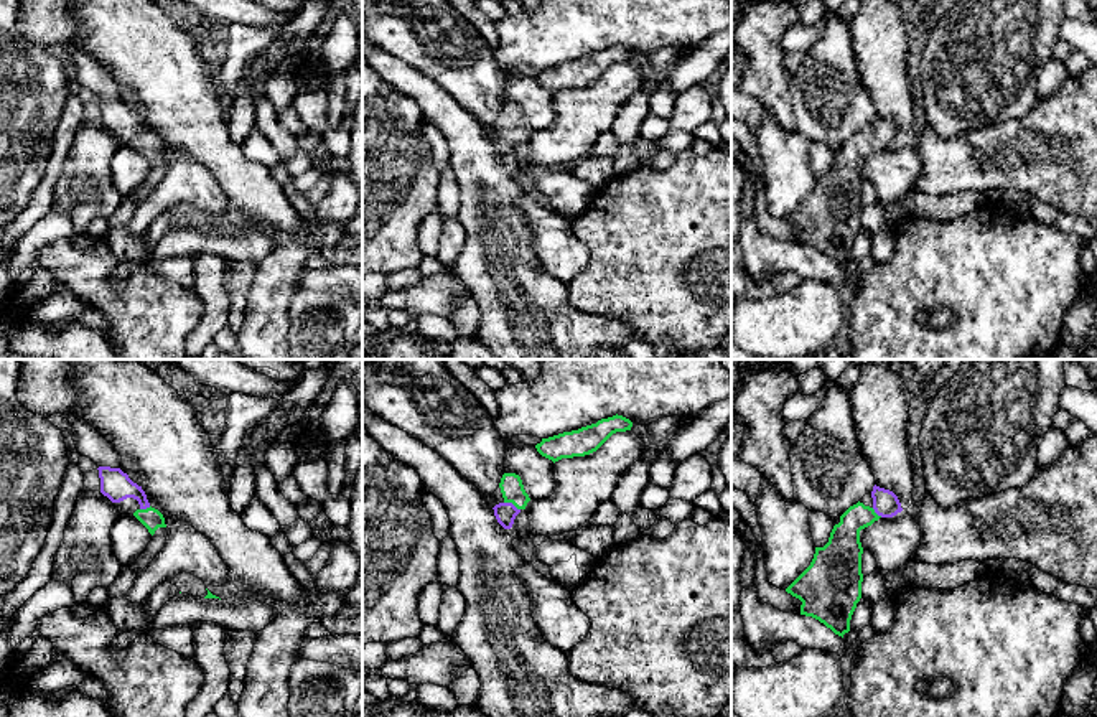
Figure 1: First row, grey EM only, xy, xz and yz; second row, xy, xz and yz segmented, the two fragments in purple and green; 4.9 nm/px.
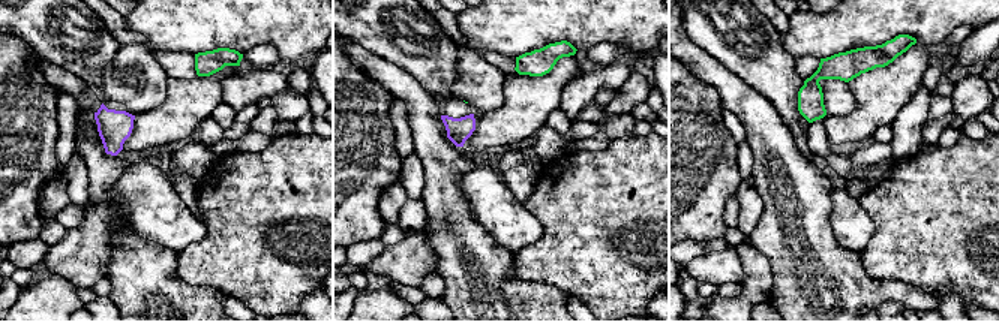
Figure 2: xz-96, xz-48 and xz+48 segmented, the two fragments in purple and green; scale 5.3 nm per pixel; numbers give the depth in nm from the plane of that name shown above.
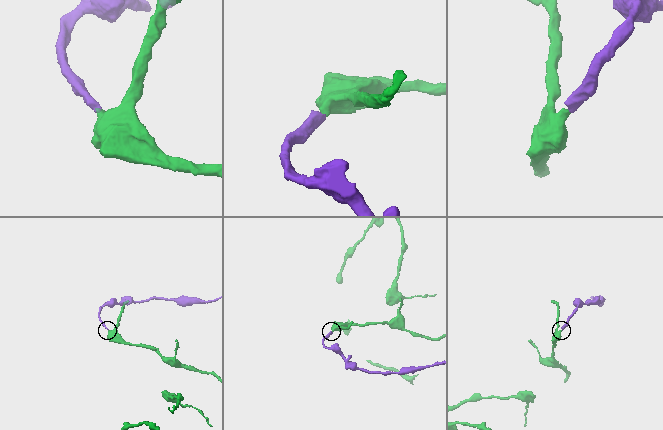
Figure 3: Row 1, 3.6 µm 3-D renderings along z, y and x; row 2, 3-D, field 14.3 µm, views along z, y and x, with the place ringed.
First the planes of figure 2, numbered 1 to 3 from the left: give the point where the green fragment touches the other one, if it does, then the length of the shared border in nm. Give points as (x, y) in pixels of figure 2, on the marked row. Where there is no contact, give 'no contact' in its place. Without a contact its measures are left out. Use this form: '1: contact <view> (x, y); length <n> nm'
1: no contact
2: no contact
3: no contact

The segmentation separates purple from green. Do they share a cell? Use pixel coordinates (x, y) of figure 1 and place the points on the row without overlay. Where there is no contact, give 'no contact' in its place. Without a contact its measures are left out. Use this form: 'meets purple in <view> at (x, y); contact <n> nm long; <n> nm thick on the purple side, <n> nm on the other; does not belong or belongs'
meets purple in xz at (513, 135); contact 90 nm long; 100 nm thick on the purple side, 110 nm on the other; belongs

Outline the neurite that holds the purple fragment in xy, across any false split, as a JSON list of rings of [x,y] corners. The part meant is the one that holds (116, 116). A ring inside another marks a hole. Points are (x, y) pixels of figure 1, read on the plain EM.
[[[99,97],[100,124],[112,134],[120,134],[127,129],[138,132],[140,138],[133,147],[153,166],[158,158],[166,158],[163,145],[152,138],[142,117],[133,114],[120,99]]]

